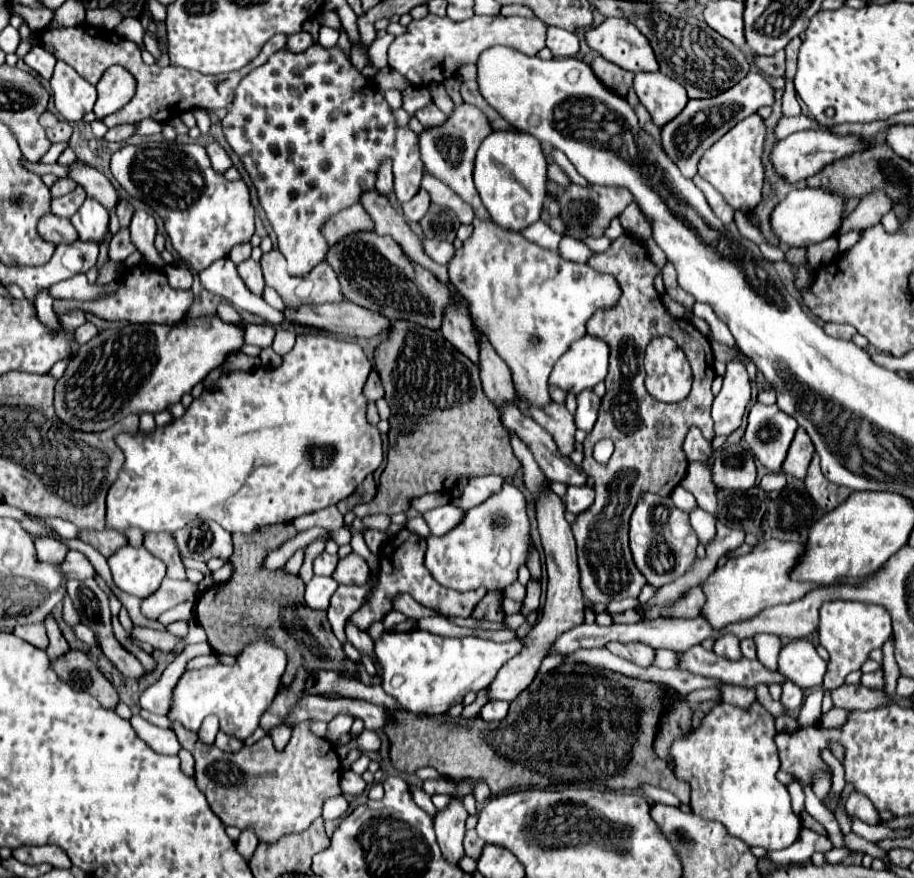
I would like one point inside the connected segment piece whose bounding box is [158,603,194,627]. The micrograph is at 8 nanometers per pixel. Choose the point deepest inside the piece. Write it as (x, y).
(184, 611)

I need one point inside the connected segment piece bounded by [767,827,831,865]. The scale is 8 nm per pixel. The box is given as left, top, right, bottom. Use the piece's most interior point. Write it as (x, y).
(808, 842)

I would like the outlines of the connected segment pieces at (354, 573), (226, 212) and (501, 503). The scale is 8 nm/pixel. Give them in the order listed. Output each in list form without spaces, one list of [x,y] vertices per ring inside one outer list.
[[[351,553],[339,559],[339,565],[333,573],[333,579],[341,585],[367,585],[369,577],[371,577],[371,571],[367,567],[367,561],[357,553]]]
[[[151,137],[151,141],[125,145],[119,151],[115,151],[111,157],[111,173],[131,197],[147,203],[159,213],[159,217],[165,223],[165,231],[171,239],[173,249],[177,251],[179,257],[187,259],[195,271],[203,271],[217,259],[229,257],[229,251],[235,245],[247,243],[255,233],[255,225],[253,225],[255,209],[249,203],[247,185],[243,181],[225,181],[221,173],[215,173],[211,169],[203,145],[195,145],[195,143],[183,145],[177,141]]]
[[[503,483],[499,493],[493,493],[481,505],[465,511],[461,523],[453,527],[447,535],[429,535],[425,565],[441,585],[449,585],[457,591],[469,591],[485,587],[487,591],[505,589],[517,579],[521,565],[527,565],[529,553],[533,549],[531,523],[527,515],[527,501],[523,493],[511,485]]]

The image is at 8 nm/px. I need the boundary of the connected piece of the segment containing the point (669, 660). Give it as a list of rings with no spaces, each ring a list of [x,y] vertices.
[[[656,649],[655,661],[652,666],[661,667],[664,669],[676,668],[679,665],[681,653],[669,649]]]

